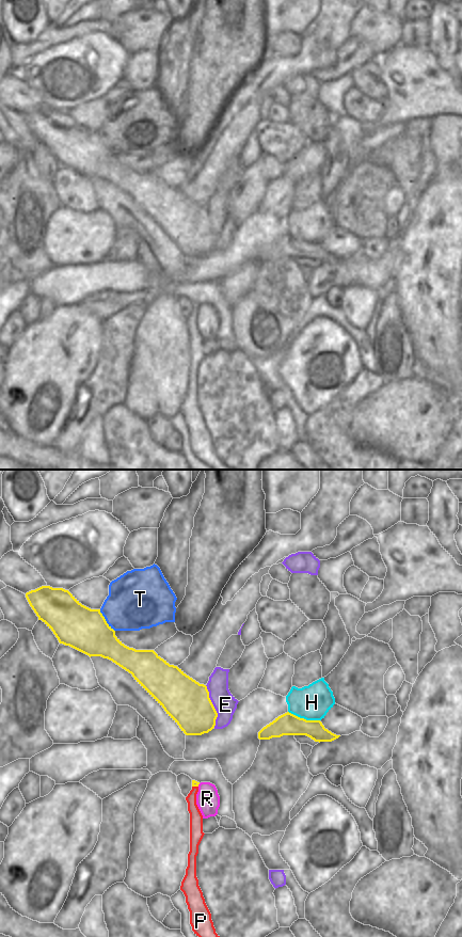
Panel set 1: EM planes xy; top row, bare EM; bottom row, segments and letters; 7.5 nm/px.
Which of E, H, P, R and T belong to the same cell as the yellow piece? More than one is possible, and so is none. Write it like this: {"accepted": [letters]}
{"accepted": []}

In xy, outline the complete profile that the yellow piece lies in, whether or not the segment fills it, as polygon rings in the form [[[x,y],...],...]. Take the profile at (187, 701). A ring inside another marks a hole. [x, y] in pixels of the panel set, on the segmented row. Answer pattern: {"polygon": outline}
{"polygon": [[[42,586],[26,593],[38,617],[55,635],[60,644],[86,655],[108,658],[132,674],[134,680],[164,709],[186,735],[202,735],[216,726],[218,713],[209,698],[207,686],[170,665],[154,650],[136,650],[125,646],[107,623],[100,609],[82,605],[68,590]]]}

